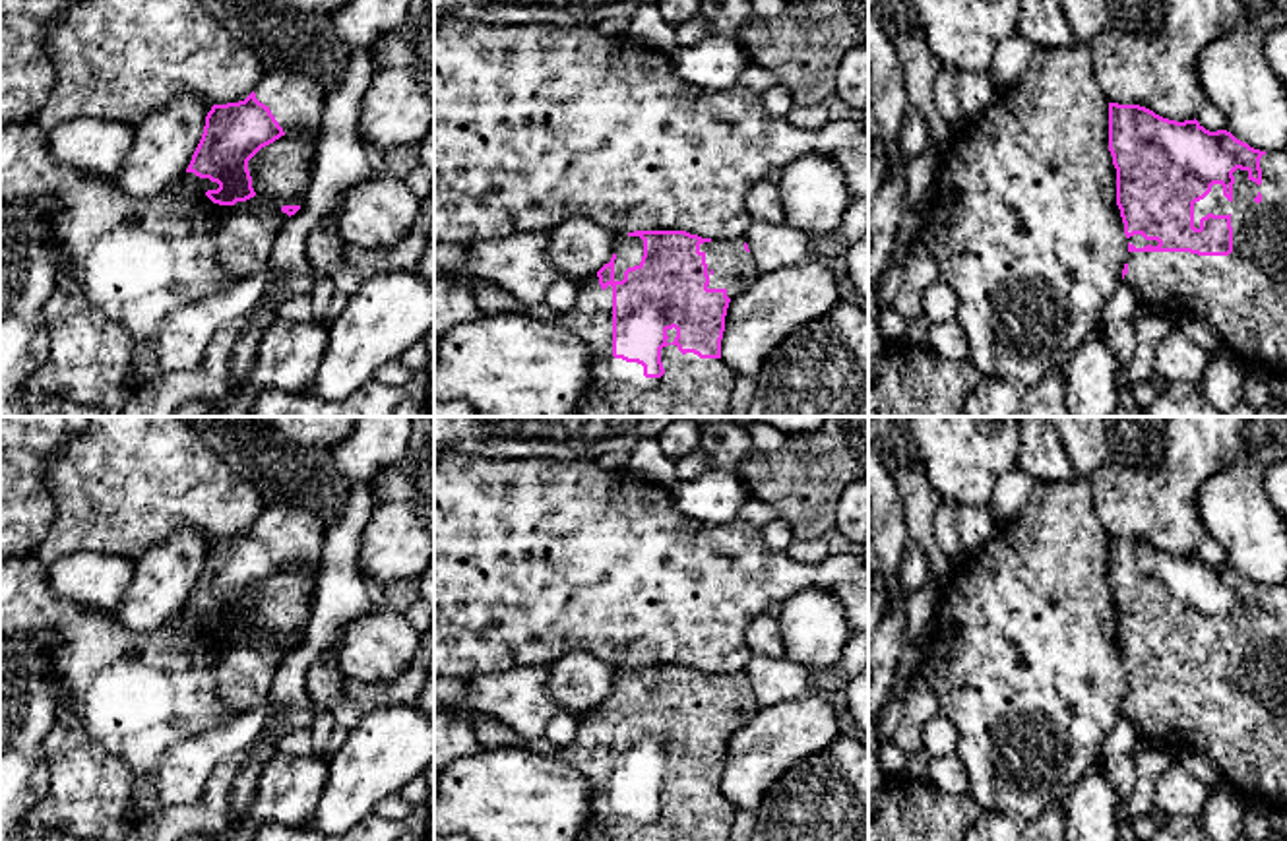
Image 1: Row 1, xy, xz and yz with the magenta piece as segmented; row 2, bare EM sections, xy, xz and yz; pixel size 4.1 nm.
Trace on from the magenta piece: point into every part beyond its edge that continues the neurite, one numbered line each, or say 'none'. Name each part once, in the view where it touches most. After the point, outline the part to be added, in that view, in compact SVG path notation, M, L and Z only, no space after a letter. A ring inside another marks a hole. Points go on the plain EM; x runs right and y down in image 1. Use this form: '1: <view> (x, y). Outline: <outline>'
1: yz (1243, 729). Outline: M1287 581L1262 589L1262 618L1248 612L1248 605L1233 607L1233 634L1223 630L1223 620L1213 618L1211 626L1194 638L1194 661L1208 647L1229 649L1233 661L1233 686L1229 690L1198 690L1190 686L1130 686L1128 707L1122 717L1130 721L1140 738L1173 750L1202 748L1217 763L1227 781L1246 802L1262 808L1287 810Z

